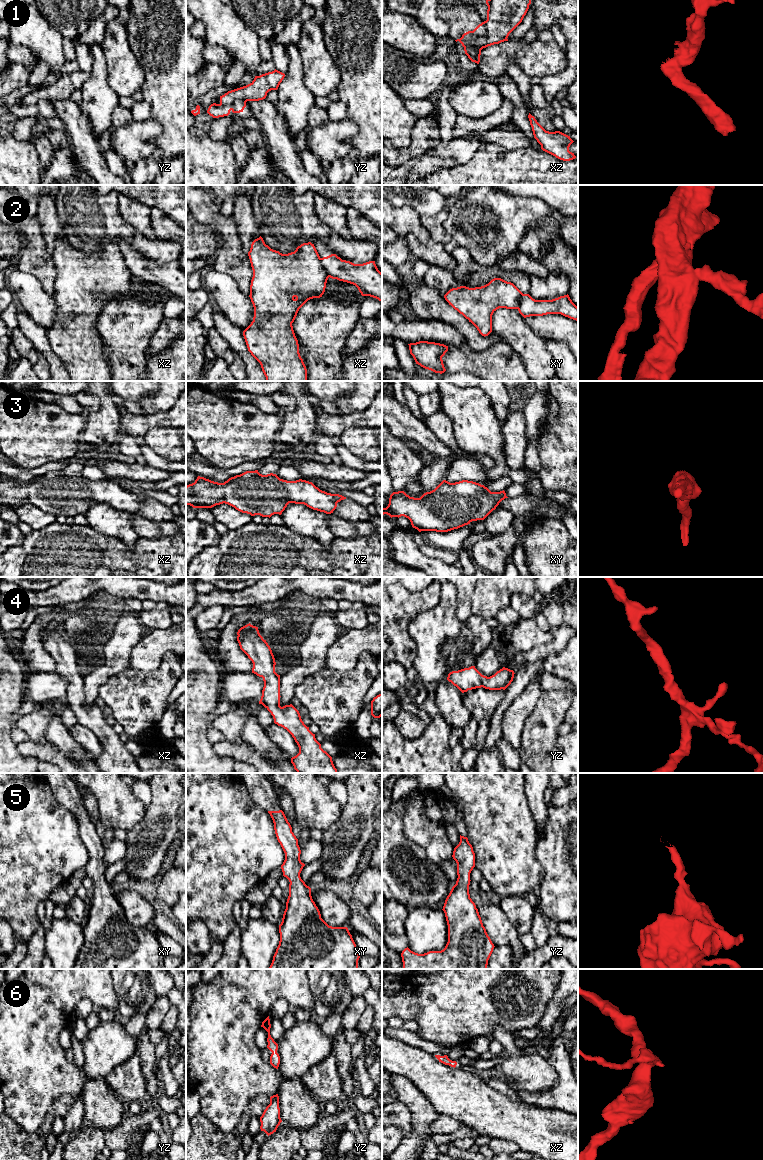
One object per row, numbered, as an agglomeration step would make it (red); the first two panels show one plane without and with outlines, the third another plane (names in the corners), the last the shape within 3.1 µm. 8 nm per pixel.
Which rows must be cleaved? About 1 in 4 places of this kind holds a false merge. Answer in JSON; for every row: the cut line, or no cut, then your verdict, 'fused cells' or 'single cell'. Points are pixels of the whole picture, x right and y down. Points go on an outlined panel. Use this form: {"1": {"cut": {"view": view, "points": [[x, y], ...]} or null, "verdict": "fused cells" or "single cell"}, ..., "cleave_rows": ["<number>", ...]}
{"1": {"cut": {"view": "xz", "points": [[484, 22], [486, 33], [477, 41], [481, 48]]}, "verdict": "fused cells"}, "2": {"cut": {"view": "xz", "points": [[319, 258], [329, 276]]}, "verdict": "fused cells"}, "3": {"cut": null, "verdict": "single cell"}, "4": {"cut": null, "verdict": "single cell"}, "5": {"cut": null, "verdict": "single cell"}, "6": {"cut": null, "verdict": "single cell"}, "cleave_rows": ["1", "2"]}

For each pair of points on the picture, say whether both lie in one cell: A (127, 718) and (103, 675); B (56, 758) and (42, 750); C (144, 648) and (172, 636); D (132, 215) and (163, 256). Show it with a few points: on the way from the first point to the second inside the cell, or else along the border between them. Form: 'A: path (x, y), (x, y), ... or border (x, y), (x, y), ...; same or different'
A: border (127, 669), (112, 675), (100, 687), (97, 695); different
B: path (53, 755), (45, 752); same
C: path (151, 648), (165, 641); same
D: border (155, 238), (148, 239), (135, 230), (132, 245); different

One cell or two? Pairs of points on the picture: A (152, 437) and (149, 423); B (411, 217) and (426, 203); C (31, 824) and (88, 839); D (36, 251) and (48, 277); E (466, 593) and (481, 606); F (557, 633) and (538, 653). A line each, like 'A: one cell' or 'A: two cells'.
A: two cells
B: two cells
C: two cells
D: one cell
E: two cells
F: one cell

